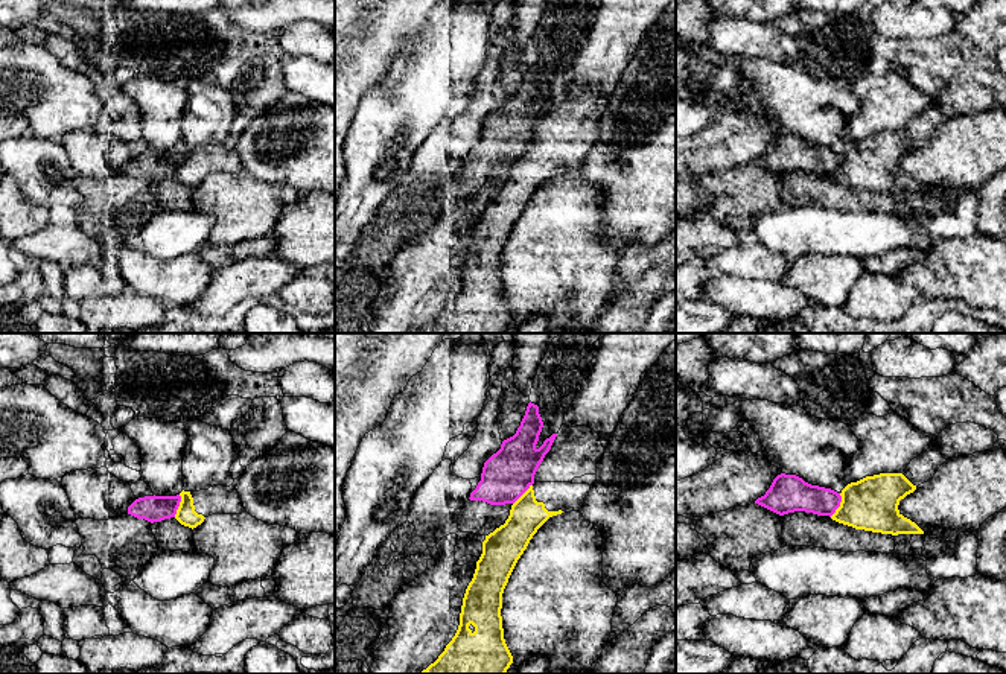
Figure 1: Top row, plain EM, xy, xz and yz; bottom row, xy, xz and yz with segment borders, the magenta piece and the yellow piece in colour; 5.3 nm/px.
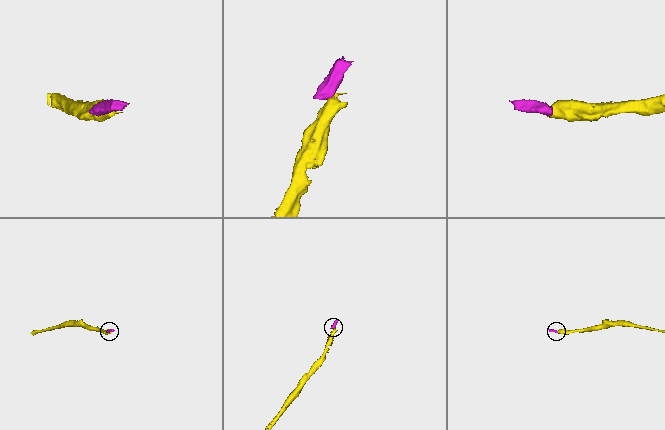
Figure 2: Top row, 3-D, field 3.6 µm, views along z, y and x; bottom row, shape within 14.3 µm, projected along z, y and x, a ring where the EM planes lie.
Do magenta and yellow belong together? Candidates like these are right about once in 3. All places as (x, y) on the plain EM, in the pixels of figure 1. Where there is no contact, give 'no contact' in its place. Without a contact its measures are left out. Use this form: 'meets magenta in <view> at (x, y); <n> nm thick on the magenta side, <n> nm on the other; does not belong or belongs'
meets magenta in yz at (839, 165); 180 nm thick on the magenta side, 280 nm on the other; does not belong

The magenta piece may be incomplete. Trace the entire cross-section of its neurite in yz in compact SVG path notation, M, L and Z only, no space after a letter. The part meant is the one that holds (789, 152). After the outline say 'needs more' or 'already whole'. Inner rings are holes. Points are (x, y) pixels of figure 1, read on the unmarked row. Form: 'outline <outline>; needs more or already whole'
outline M785 132L778 134L766 154L755 160L755 163L779 175L805 170L829 176L840 166L840 161L840 152L811 145L796 134Z; already whole

